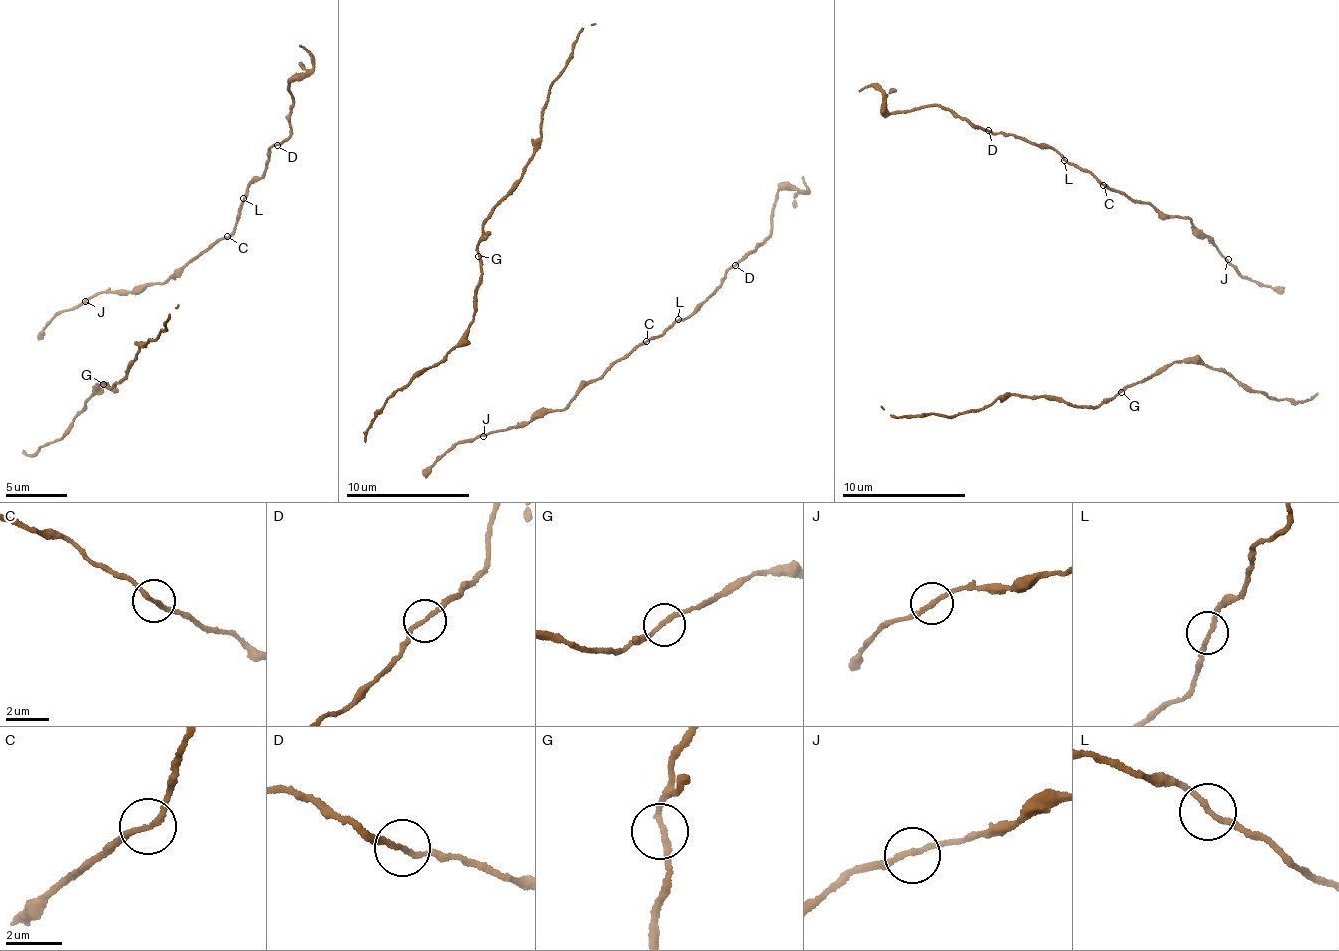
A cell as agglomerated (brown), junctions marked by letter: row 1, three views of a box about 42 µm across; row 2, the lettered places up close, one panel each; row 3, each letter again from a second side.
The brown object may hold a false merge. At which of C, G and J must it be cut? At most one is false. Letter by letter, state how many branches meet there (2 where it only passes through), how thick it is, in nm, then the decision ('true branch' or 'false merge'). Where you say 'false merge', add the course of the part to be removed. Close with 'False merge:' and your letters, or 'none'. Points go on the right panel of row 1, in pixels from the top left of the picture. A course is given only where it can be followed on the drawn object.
C: 2 | 190 nm | true branch
G: 2 | 180 nm | true branch
J: 2 | 190 nm | true branch
False merge: none

